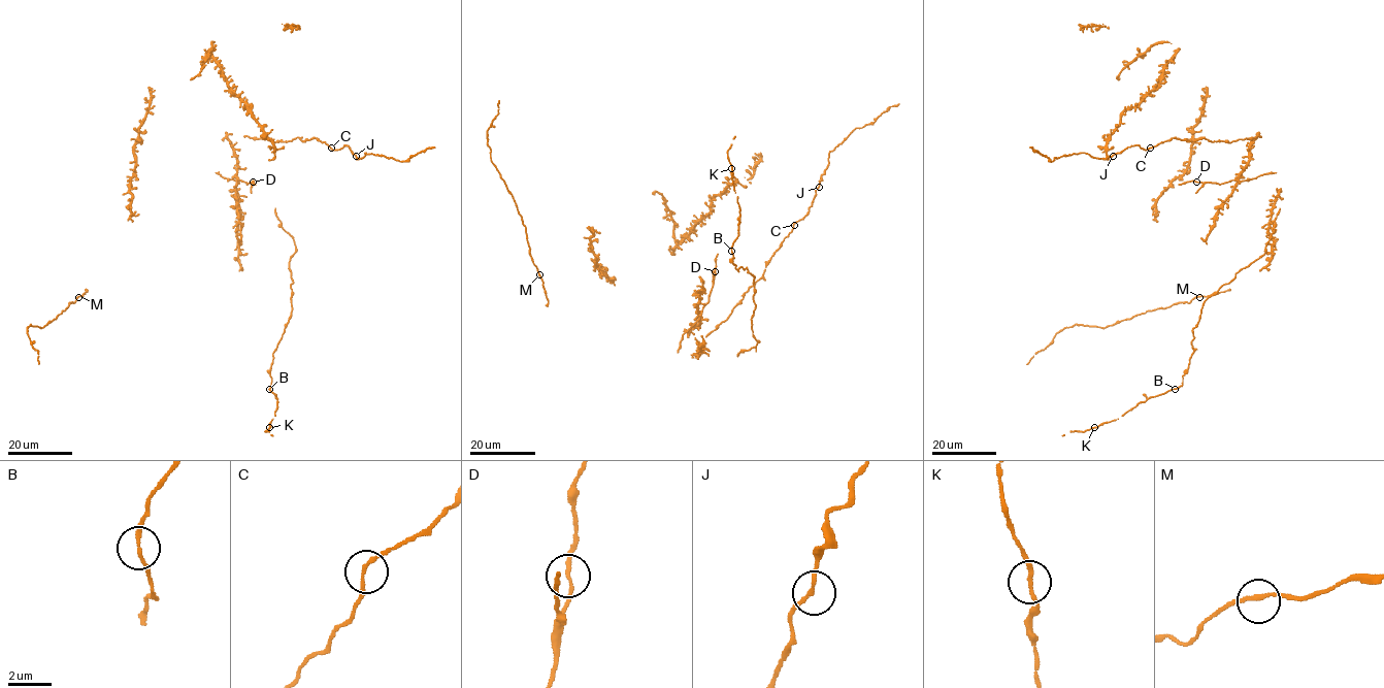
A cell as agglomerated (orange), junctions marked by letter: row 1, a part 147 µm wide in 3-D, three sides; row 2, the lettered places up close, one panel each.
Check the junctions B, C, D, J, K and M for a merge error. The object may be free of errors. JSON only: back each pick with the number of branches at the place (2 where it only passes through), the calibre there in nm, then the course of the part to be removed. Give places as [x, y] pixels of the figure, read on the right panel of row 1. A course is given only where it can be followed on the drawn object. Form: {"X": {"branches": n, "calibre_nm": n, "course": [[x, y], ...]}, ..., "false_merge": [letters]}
{"false_merge": []}

